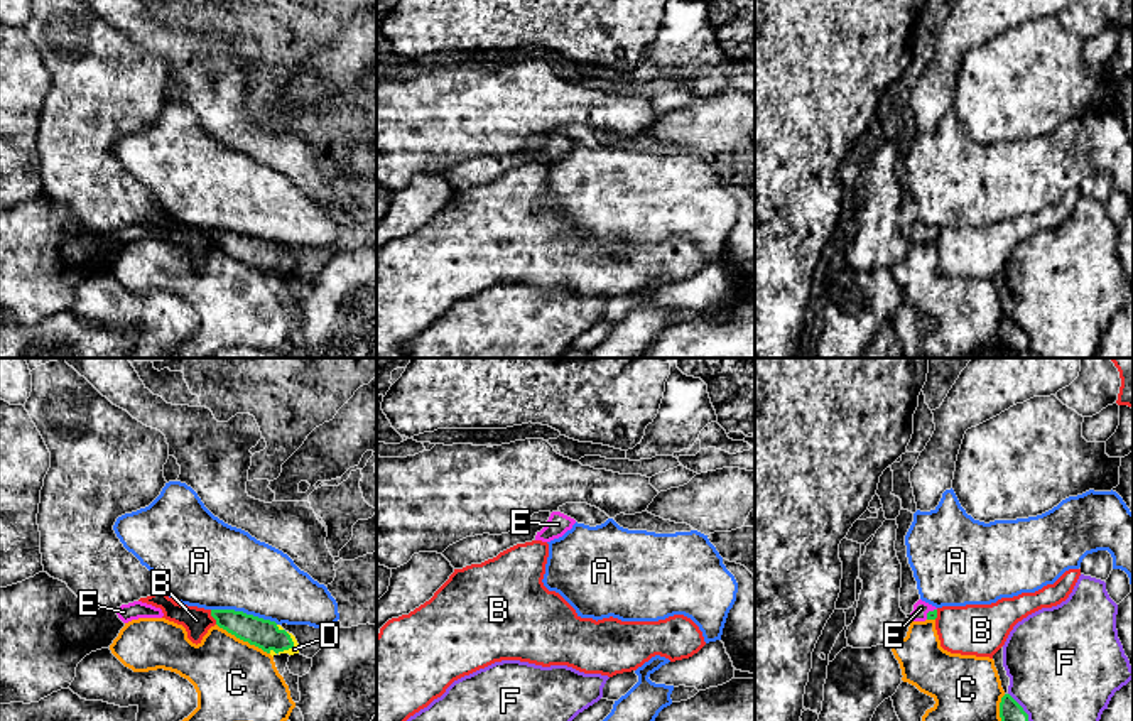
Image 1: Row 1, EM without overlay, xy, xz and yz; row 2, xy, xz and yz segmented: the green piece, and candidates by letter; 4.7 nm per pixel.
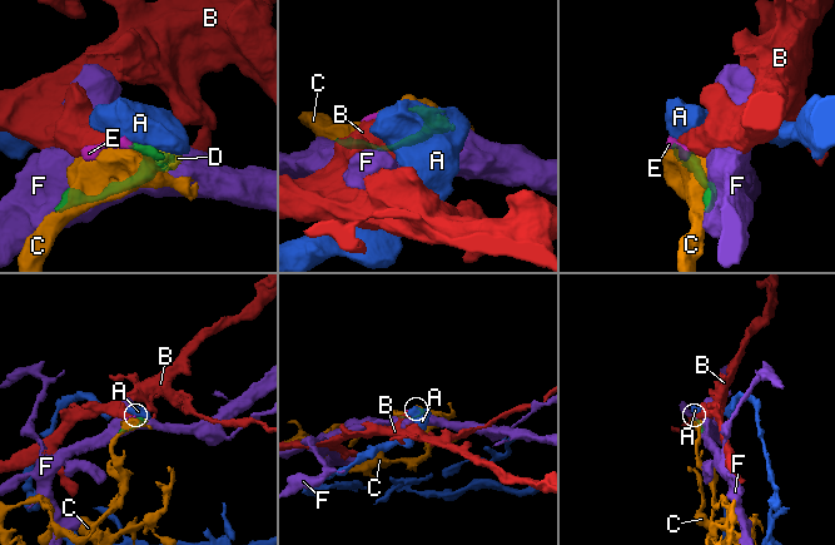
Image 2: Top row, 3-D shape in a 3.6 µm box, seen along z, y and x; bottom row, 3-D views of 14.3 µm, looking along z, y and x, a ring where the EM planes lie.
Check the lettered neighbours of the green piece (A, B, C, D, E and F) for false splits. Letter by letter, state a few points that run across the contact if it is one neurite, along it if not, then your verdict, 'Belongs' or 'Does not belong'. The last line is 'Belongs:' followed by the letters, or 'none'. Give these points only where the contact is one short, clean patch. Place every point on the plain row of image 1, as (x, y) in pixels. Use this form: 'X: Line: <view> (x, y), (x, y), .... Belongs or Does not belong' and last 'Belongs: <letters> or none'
A: Does not belong
B: Does not belong
C: Does not belong
D: Line: xy (264, 255), (286, 271), (294, 271). Belongs
E: Line: yz (931, 237), (929, 233), (921, 230). Belongs
F: Does not belong
Belongs: D, E

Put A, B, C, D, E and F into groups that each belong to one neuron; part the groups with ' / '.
A / B / C / D E / F

